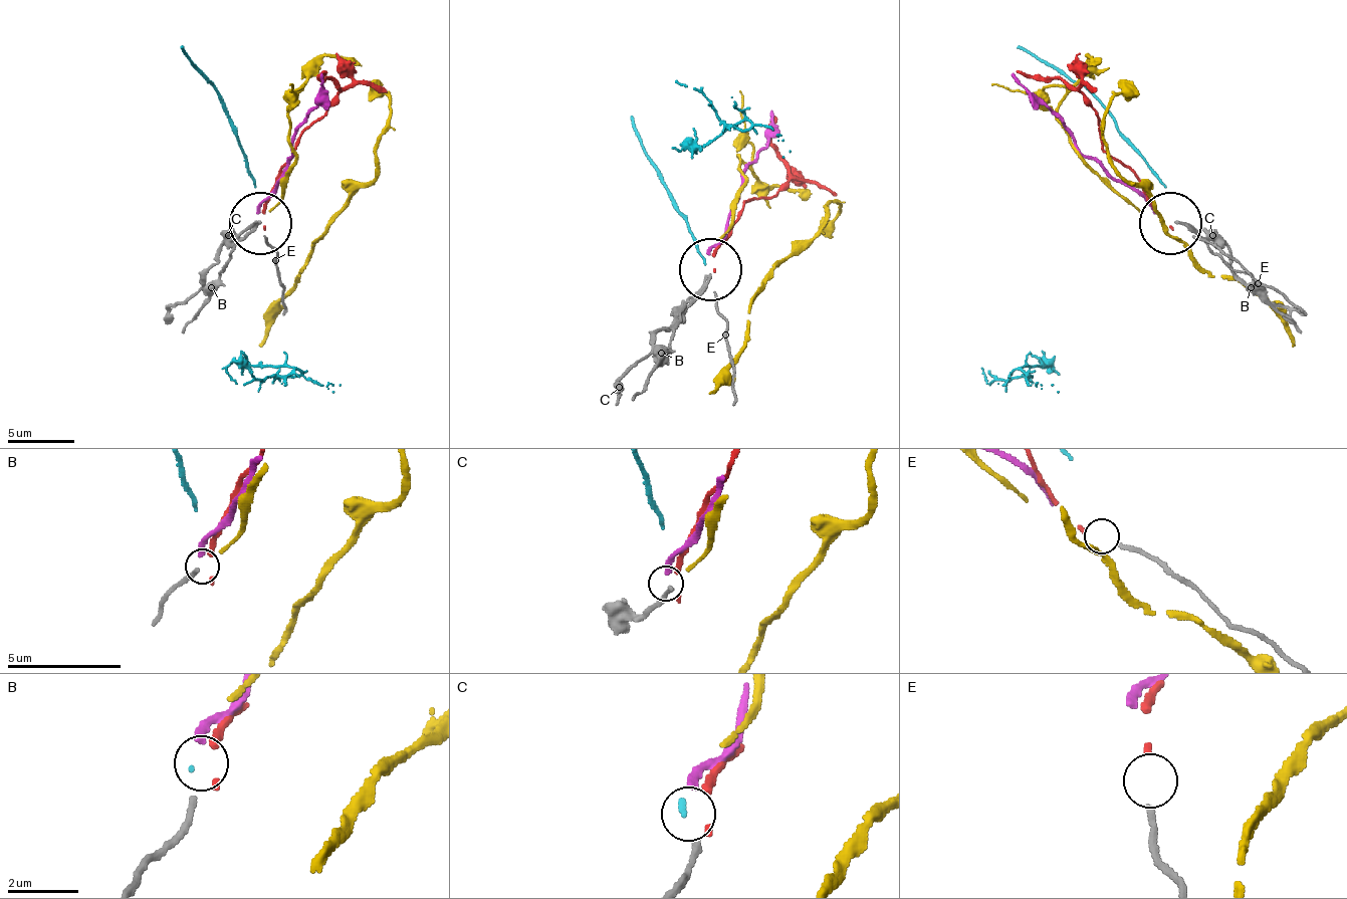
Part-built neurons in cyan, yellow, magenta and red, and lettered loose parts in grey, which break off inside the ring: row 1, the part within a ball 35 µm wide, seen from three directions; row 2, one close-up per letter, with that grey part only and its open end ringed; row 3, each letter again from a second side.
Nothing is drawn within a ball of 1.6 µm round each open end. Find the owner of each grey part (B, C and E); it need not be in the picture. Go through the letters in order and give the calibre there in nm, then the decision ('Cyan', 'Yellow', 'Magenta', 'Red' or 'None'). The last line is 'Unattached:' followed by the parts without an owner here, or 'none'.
B: Thickness 150 nm. None
C: Thickness 160 nm. Magenta
E: Thickness 170 nm. Red
Unattached: B

